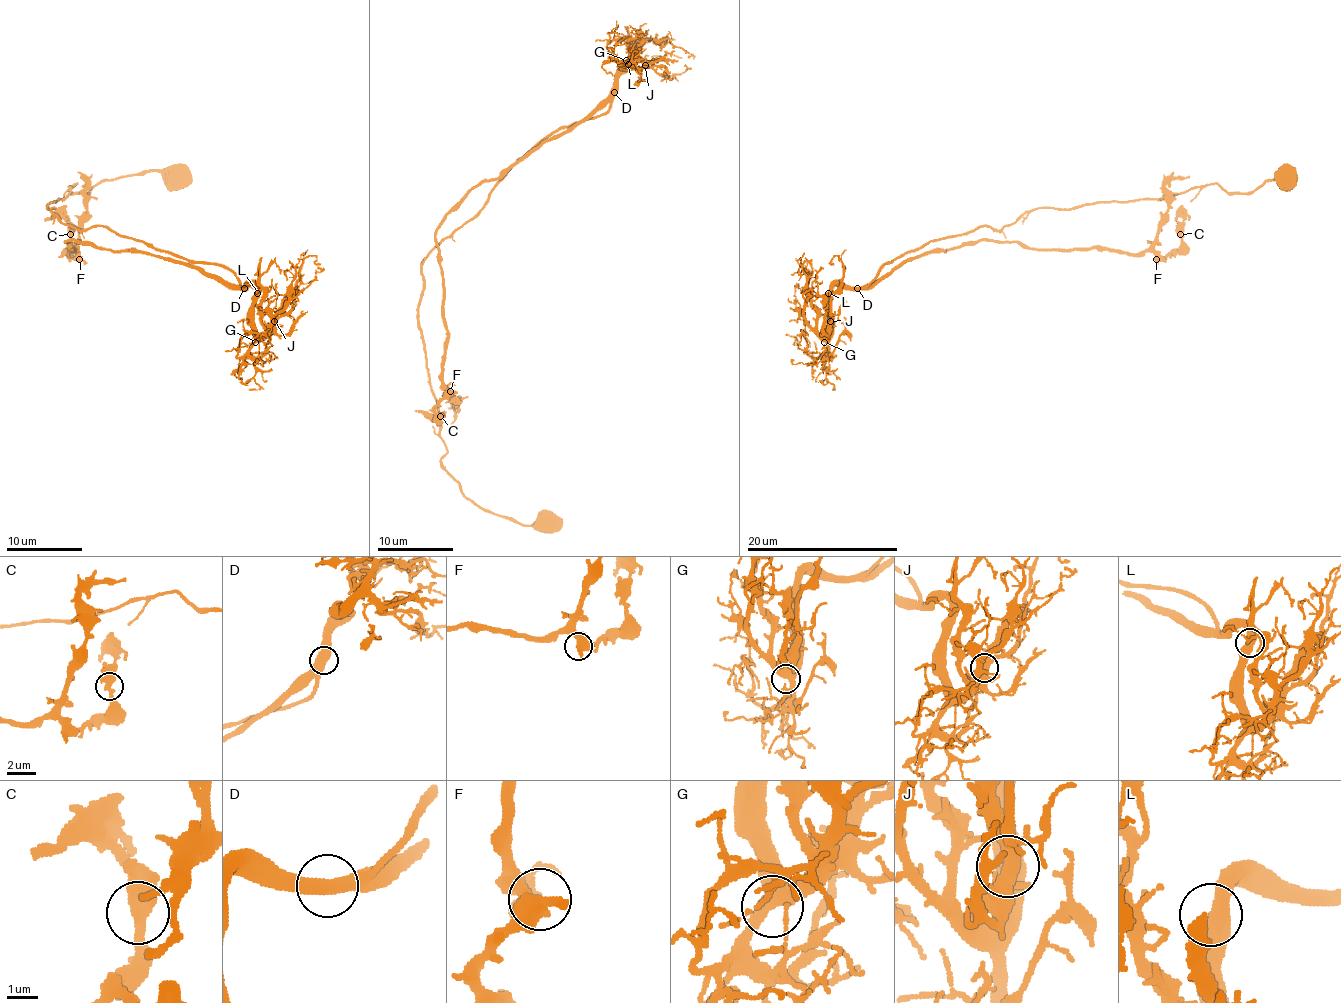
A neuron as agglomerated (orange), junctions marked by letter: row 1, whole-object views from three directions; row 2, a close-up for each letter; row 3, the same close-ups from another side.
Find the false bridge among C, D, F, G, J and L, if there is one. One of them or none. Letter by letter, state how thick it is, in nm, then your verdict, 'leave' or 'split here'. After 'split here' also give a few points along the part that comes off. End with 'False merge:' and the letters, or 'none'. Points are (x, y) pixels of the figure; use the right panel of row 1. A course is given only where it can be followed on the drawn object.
C: 500 nm thick; leave
D: 550 nm thick; leave
F: 550 nm thick; leave
G: 440 nm thick; leave
J: 480 nm thick; leave
L: 550 nm thick; leave
False merge: none

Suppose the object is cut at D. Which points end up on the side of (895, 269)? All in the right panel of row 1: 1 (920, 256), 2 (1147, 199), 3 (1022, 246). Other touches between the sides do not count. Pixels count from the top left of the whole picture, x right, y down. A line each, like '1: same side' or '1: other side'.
1: same side
2: other side
3: same side

